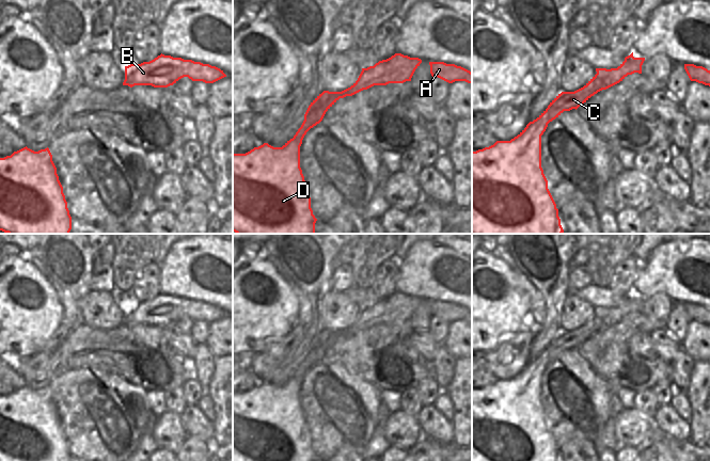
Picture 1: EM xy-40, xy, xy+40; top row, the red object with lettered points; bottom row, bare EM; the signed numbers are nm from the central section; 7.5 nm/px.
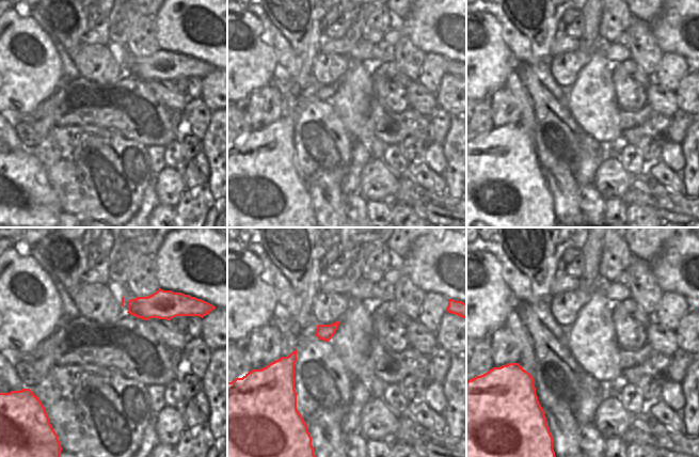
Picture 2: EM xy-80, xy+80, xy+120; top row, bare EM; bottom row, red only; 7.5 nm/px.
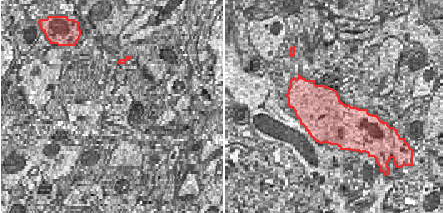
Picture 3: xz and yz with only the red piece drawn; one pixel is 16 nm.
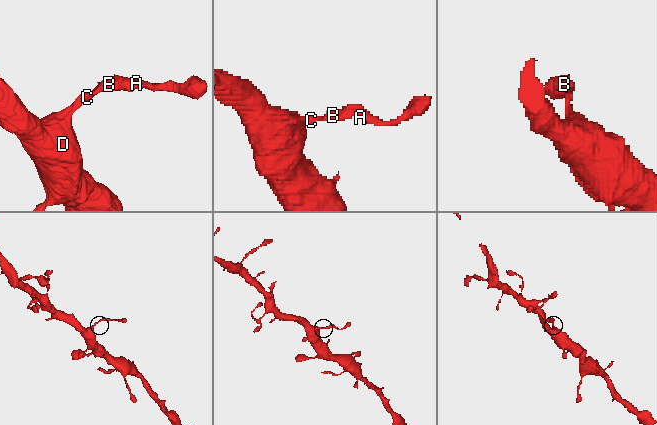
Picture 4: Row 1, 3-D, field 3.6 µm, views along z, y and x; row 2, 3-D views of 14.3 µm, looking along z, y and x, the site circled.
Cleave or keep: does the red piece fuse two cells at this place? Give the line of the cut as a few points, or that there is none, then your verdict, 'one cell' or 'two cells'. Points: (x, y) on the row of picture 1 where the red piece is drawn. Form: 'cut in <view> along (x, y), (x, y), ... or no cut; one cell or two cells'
cut in xy+40 along (532, 122), (538, 129), (547, 124); two cells

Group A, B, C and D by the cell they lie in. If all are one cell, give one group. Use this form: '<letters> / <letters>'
A B C / D

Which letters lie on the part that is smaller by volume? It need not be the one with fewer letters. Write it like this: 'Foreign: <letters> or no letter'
Foreign: A, B, C

